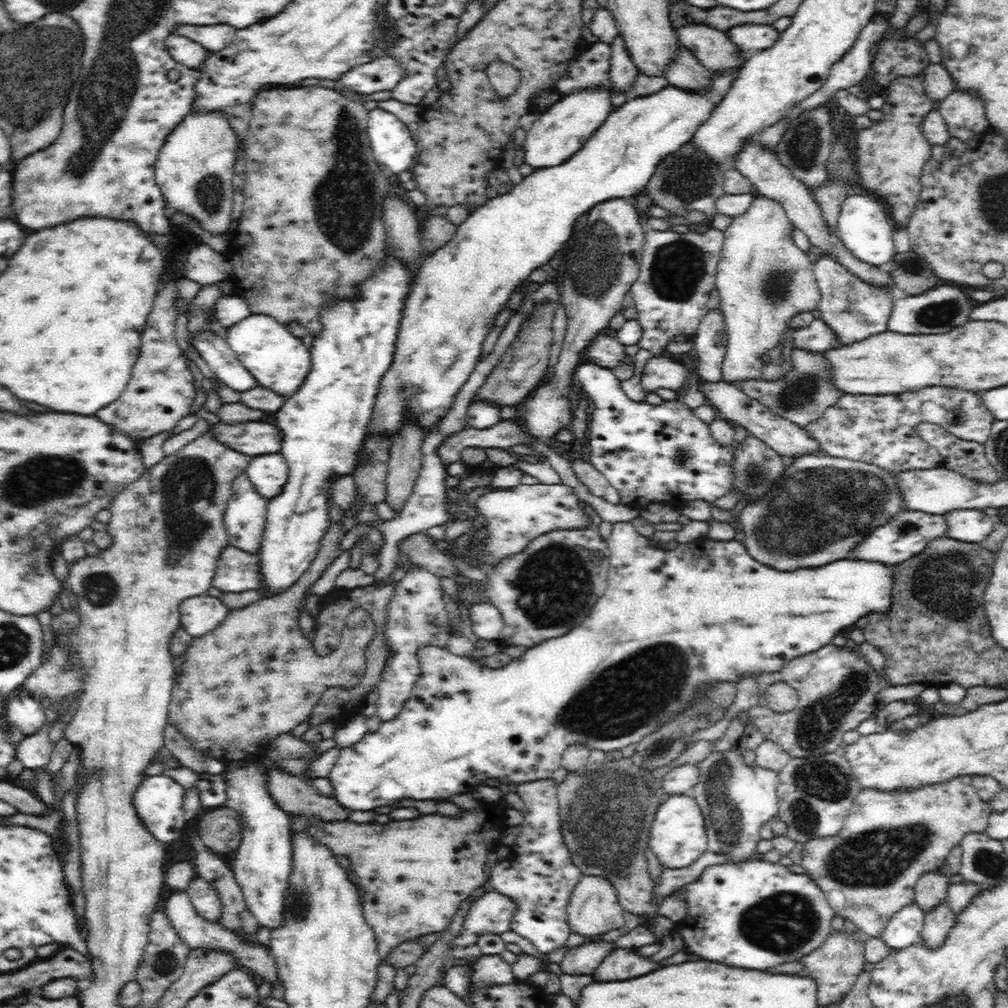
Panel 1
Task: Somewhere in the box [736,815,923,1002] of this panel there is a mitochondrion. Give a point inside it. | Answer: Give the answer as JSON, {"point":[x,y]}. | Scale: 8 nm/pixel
{"point":[781,922]}

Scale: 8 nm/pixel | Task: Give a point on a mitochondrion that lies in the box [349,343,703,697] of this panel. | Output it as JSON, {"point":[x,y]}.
{"point":[553,584]}

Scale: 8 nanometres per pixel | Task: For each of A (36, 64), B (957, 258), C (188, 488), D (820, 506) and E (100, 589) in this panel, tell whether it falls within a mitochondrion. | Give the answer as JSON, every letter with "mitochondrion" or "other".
{"A":"mitochondrion","B":"other","C":"mitochondrion","D":"mitochondrion","E":"mitochondrion"}

